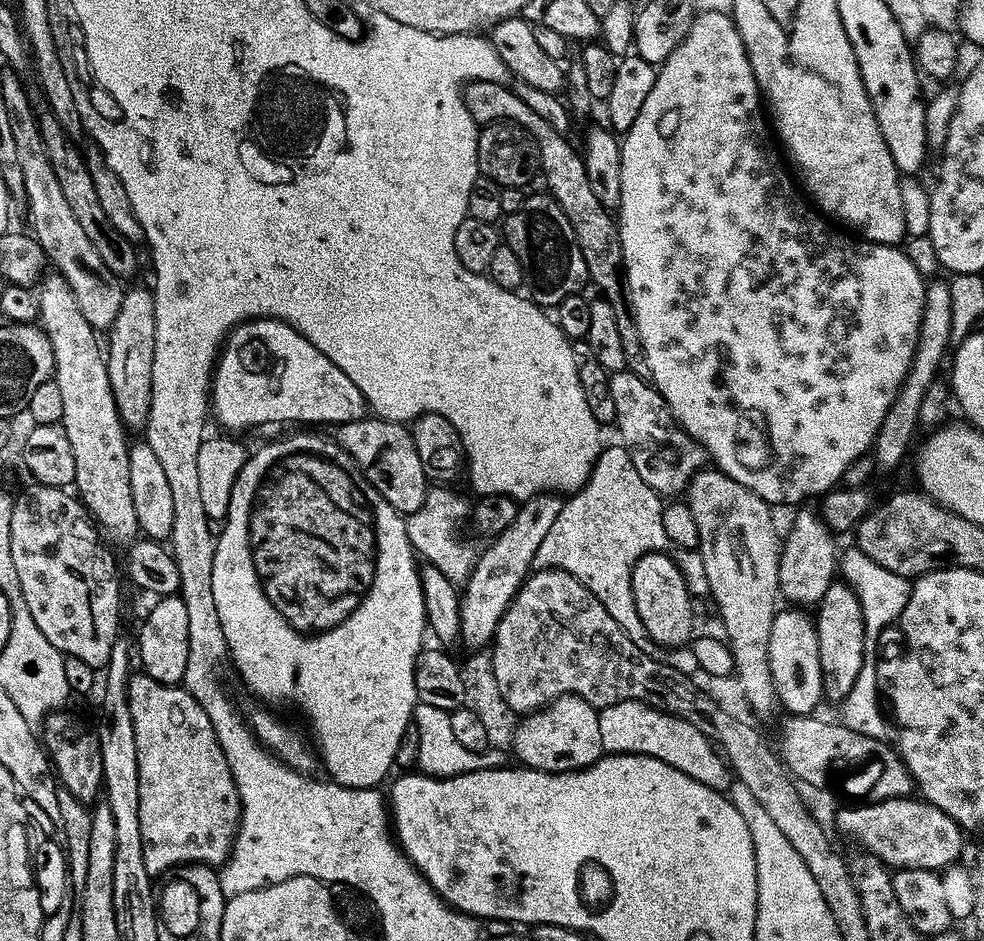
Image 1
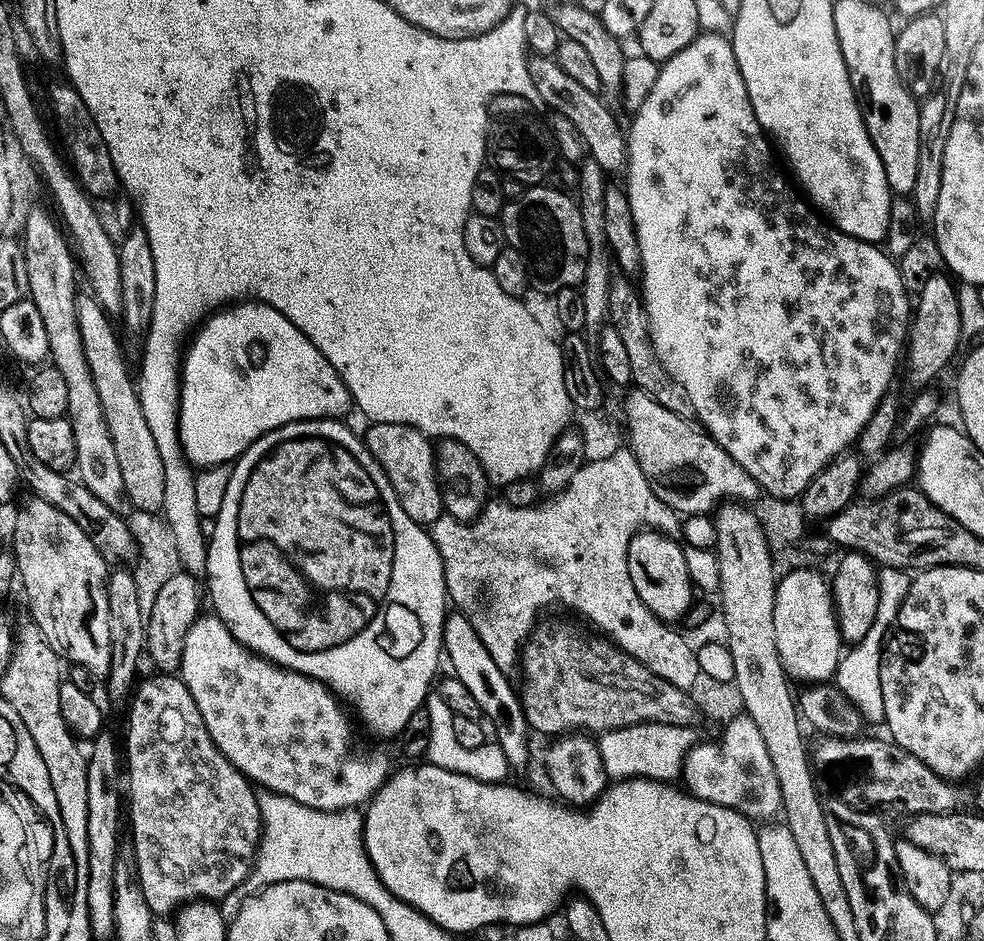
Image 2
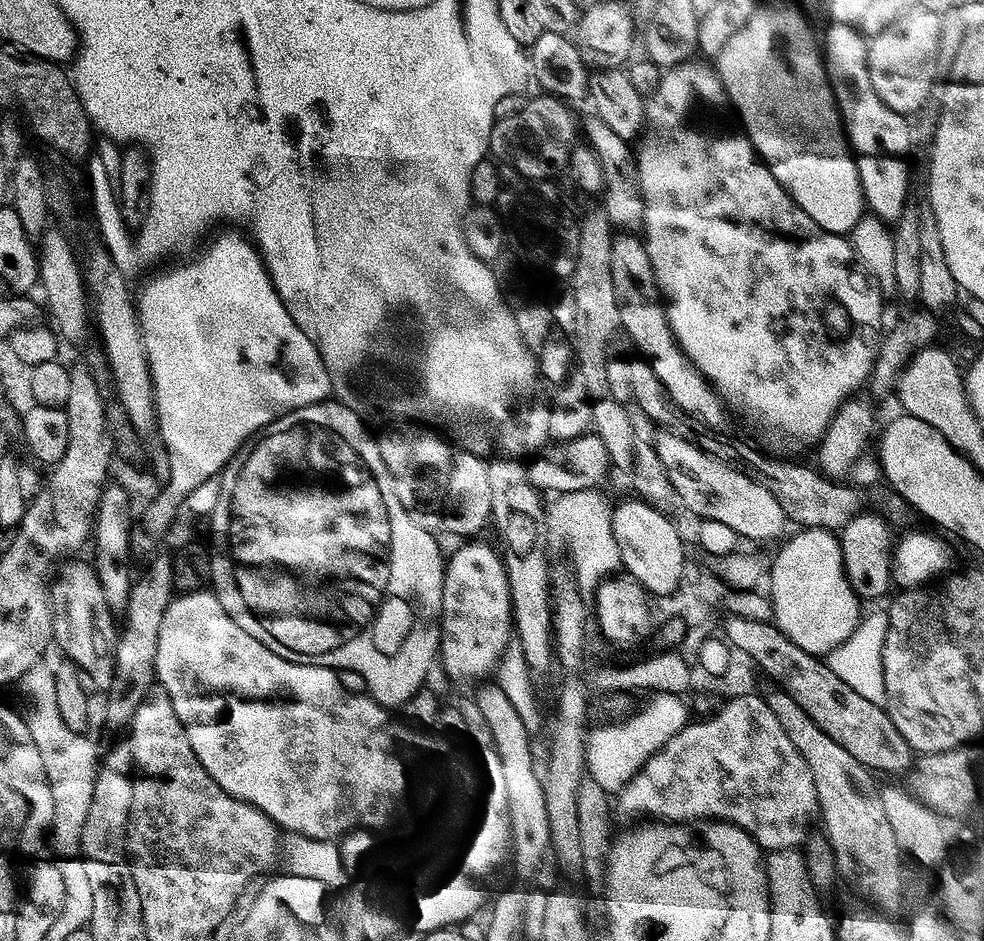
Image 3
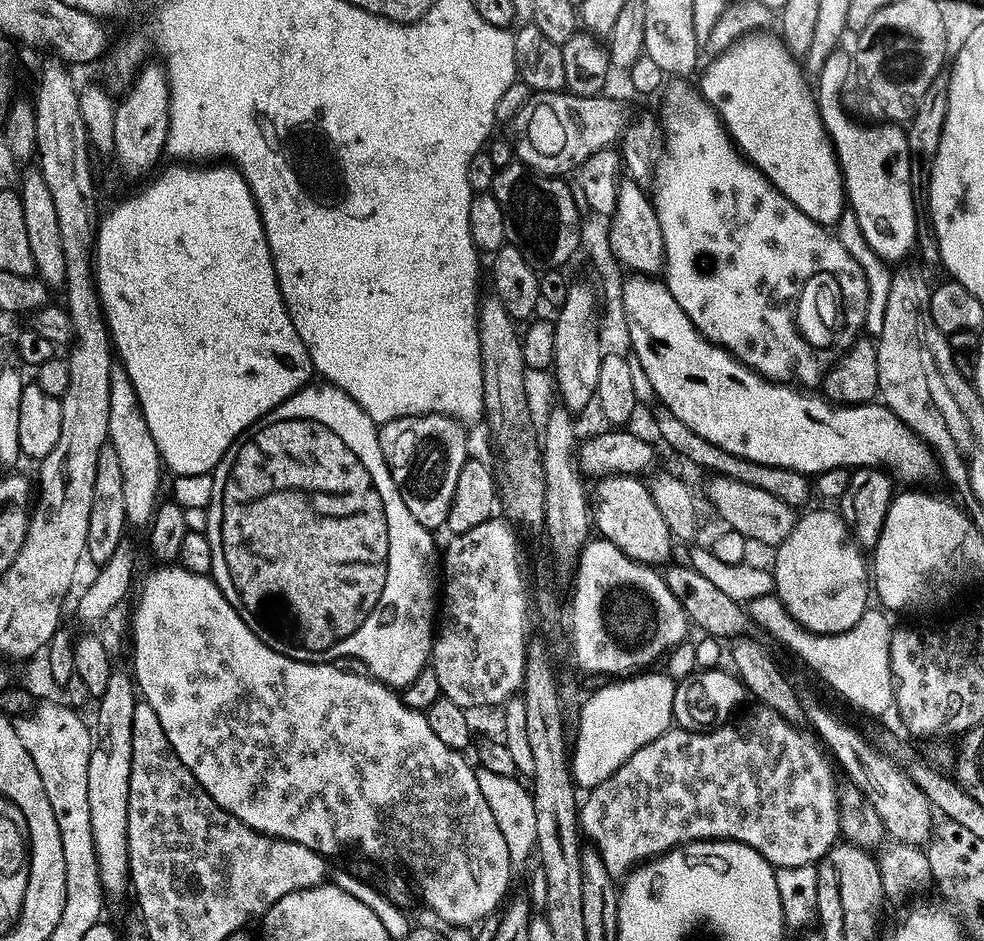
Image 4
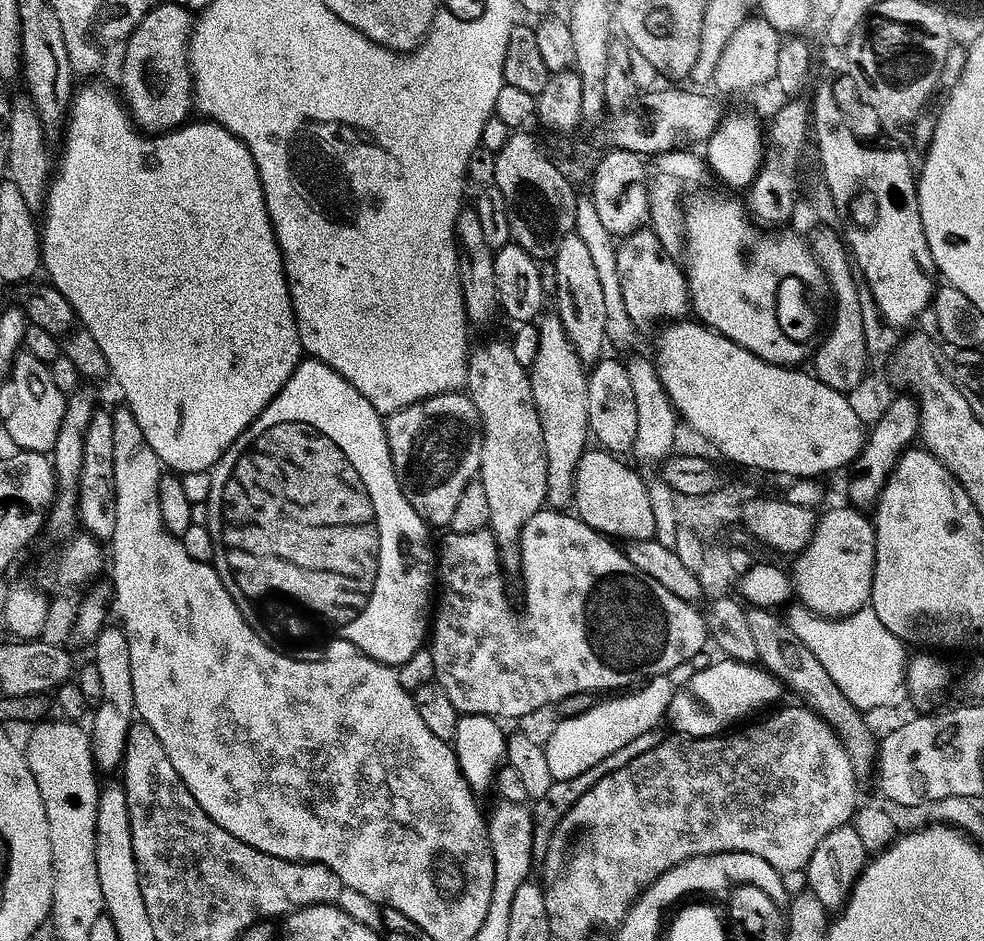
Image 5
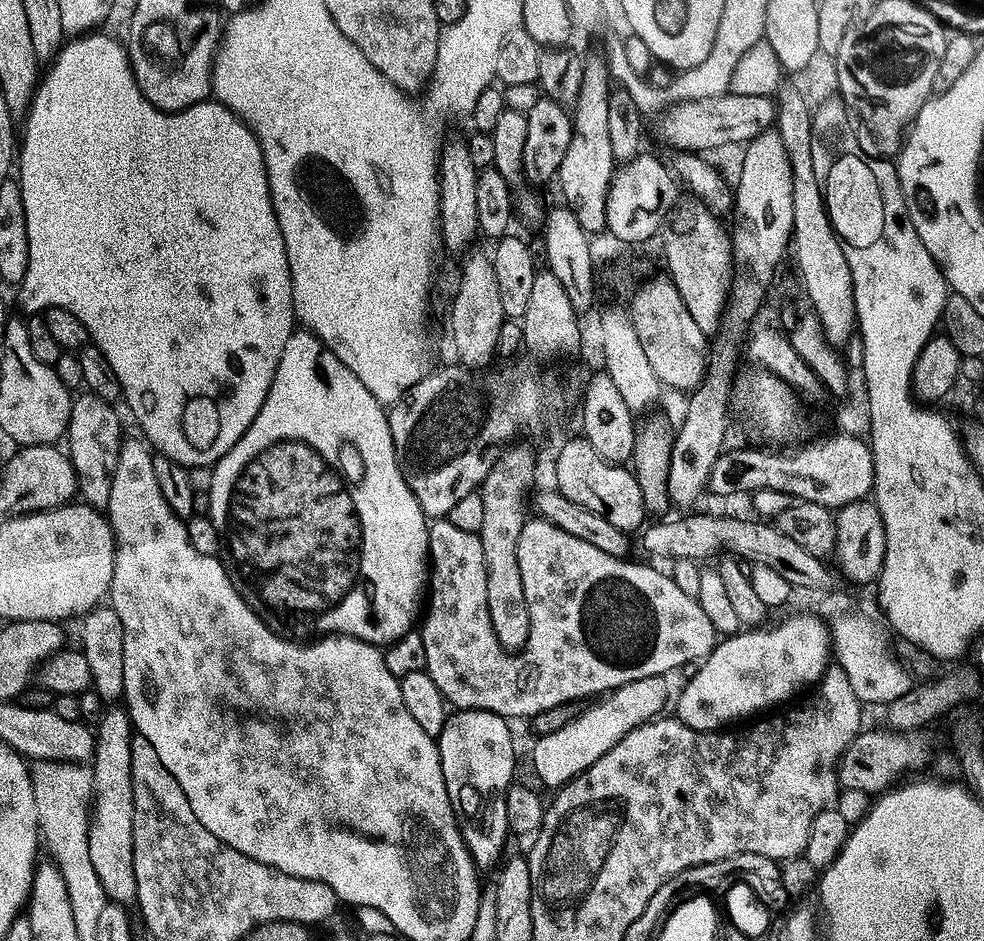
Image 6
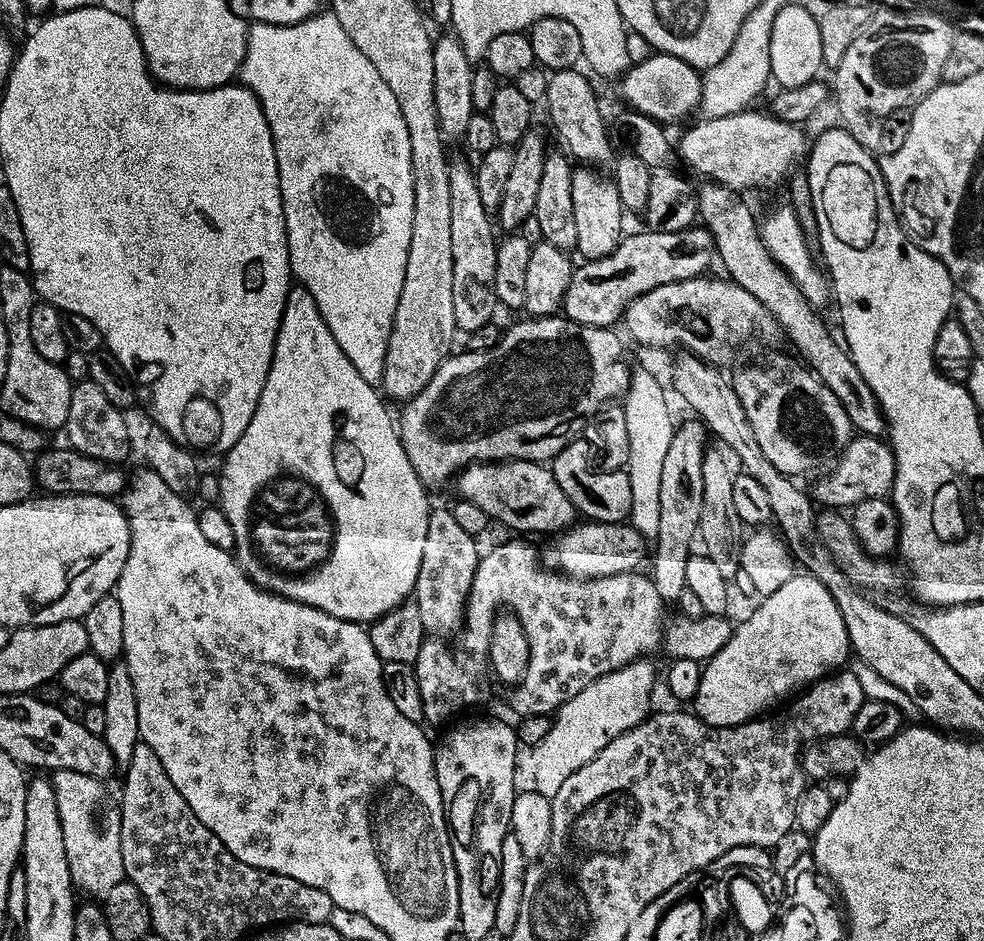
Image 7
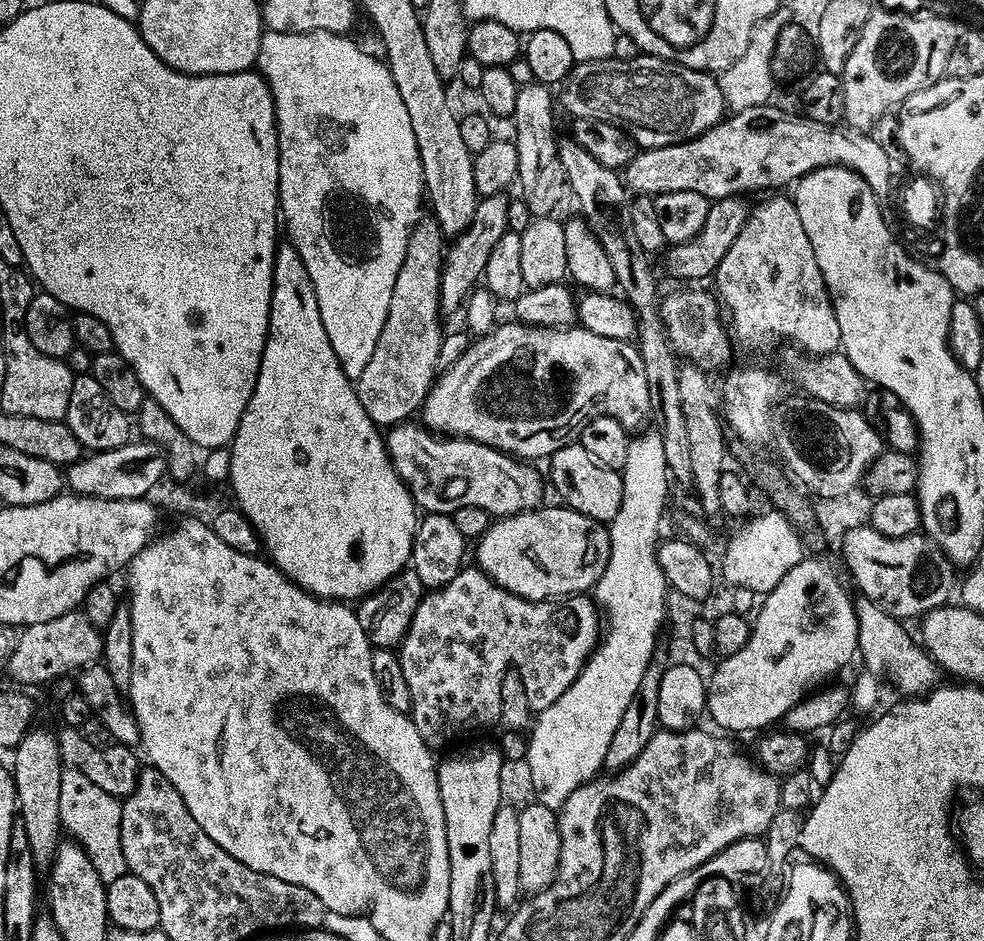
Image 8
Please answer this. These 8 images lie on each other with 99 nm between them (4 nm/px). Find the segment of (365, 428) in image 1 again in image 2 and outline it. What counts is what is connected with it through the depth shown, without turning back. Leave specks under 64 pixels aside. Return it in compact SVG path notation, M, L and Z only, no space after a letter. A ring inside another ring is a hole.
M375 422L367 425L368 433L362 439L367 444L370 454L380 464L380 469L390 478L398 494L398 502L406 514L416 524L431 526L444 512L444 503L440 497L440 483L436 477L436 454L431 439L421 429L405 424Z

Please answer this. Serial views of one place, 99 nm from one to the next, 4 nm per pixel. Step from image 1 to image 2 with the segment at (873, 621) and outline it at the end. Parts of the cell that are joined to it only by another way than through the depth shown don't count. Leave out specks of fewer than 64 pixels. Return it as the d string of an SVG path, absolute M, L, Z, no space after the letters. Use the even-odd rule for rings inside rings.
M881 567L878 572L880 578L880 597L878 598L878 614L866 630L861 640L855 641L852 648L843 653L840 665L836 668L834 683L837 688L843 690L846 698L850 698L852 705L857 708L861 717L878 726L884 724L884 703L882 702L882 678L880 677L880 662L882 653L880 647L884 644L884 631L893 627L896 613L900 611L900 604L904 596L909 592L911 575L905 569Z

